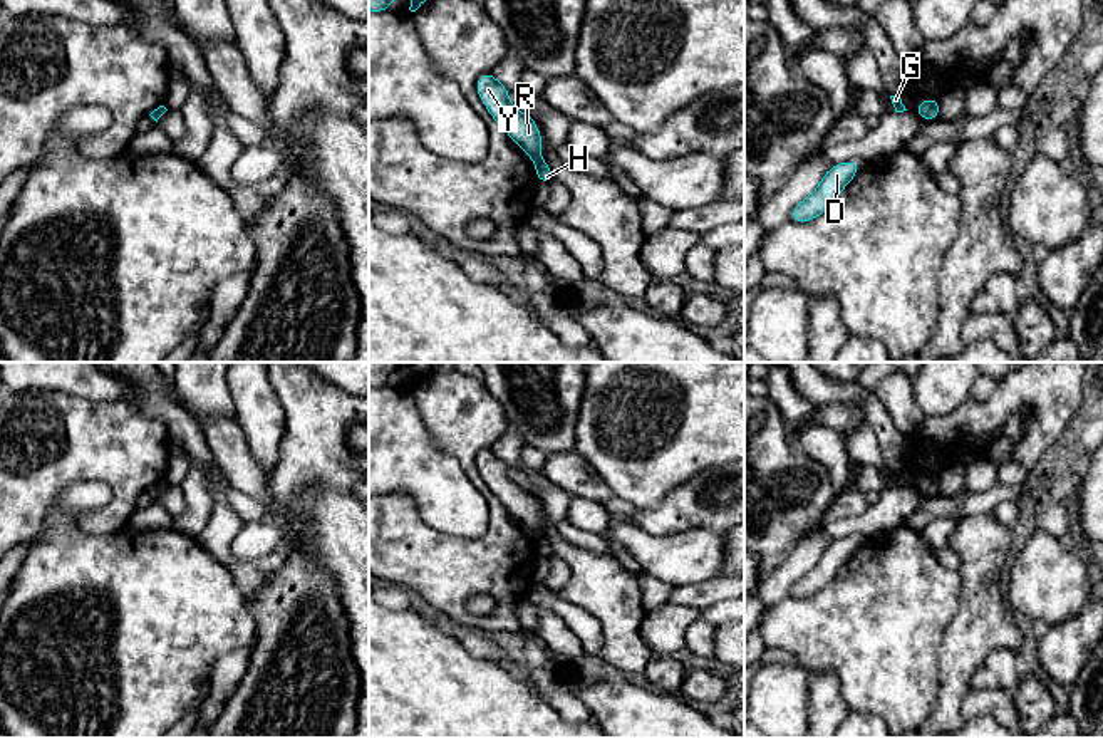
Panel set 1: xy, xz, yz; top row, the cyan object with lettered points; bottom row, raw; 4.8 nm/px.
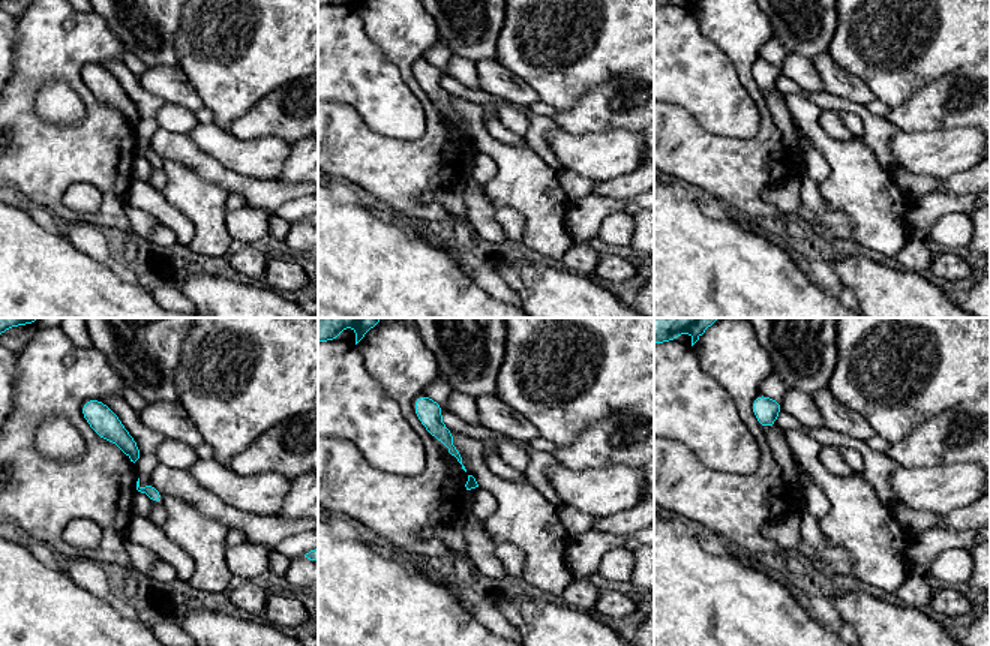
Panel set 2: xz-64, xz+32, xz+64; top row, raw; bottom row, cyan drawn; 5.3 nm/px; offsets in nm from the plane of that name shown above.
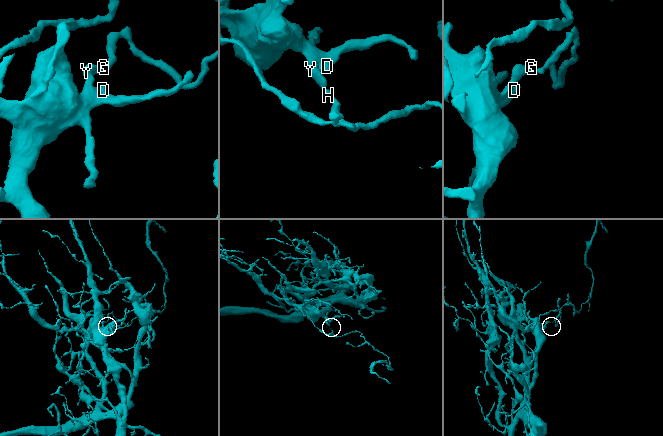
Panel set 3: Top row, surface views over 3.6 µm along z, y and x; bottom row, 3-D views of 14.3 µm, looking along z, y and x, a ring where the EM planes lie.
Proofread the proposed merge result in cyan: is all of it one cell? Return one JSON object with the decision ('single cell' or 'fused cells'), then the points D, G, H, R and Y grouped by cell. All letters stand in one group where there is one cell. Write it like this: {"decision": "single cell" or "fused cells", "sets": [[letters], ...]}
{"decision": "fused cells", "sets": [["D", "G", "R", "Y"], ["H"]]}

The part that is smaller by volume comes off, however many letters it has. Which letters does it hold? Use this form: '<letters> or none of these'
H

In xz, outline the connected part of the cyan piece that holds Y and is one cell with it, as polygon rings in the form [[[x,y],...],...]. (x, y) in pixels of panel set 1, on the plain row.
[[[488,448],[476,455],[476,468],[489,491],[506,507],[523,528],[533,537],[540,533],[543,517],[536,496],[510,478],[510,466],[506,461]]]

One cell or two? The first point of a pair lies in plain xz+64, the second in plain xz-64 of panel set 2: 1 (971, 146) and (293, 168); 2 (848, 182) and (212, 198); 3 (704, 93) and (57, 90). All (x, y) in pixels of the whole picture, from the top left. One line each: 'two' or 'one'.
1: two
2: one
3: one

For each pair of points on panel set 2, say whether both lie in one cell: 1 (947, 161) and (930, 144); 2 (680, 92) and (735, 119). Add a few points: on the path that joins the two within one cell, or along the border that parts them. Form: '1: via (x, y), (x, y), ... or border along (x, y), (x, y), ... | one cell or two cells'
1: via (942, 156), (935, 149) | one cell
2: via (693, 92), (708, 92), (722, 105) | one cell

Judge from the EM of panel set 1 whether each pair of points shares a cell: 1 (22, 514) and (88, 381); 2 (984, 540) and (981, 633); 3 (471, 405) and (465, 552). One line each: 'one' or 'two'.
1: two
2: one
3: one

